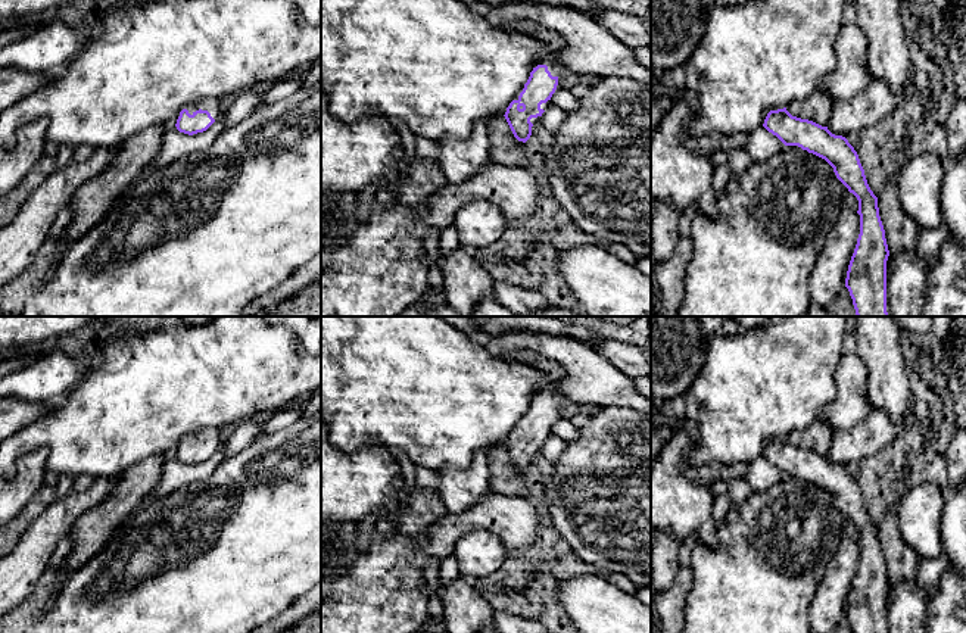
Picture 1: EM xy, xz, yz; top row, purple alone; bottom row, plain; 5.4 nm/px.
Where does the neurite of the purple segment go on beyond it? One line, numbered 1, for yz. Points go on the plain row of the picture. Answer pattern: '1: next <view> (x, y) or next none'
1: next none

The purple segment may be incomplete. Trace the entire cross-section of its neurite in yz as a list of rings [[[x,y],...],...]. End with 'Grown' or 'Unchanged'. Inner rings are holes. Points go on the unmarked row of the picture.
[[[786,437],[770,440],[763,456],[776,465],[785,475],[798,475],[808,483],[825,489],[833,498],[836,508],[857,527],[860,564],[848,595],[845,617],[850,621],[853,633],[886,633],[886,590],[889,580],[879,546],[878,527],[867,514],[864,499],[854,477],[845,467],[832,464],[828,456],[792,446]]]. Unchanged

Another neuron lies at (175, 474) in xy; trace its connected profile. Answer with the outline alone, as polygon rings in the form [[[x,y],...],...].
[[[224,442],[215,449],[215,452],[203,462],[193,465],[180,462],[175,455],[165,459],[162,475],[155,490],[138,505],[138,508],[147,508],[159,499],[171,495],[172,492],[208,478],[215,468],[225,459]]]

